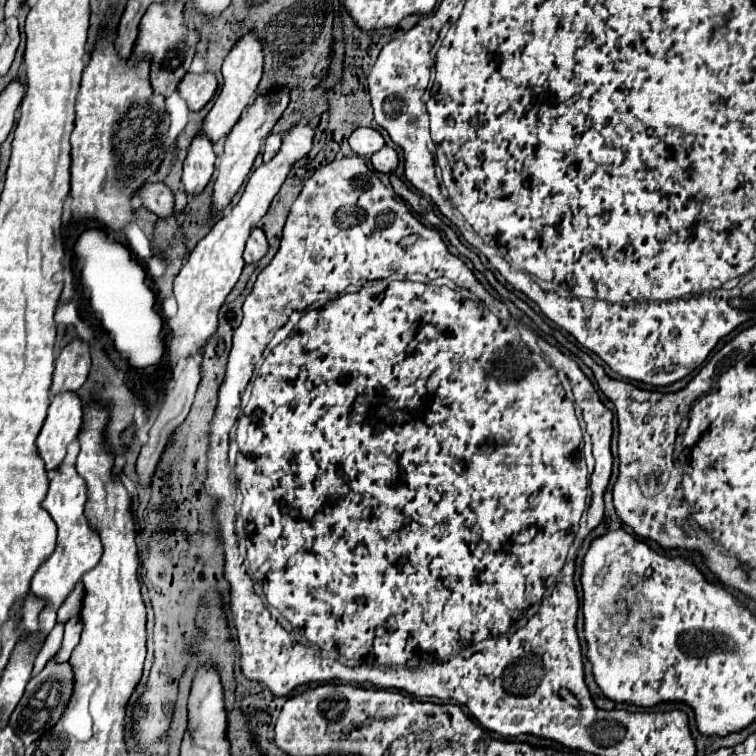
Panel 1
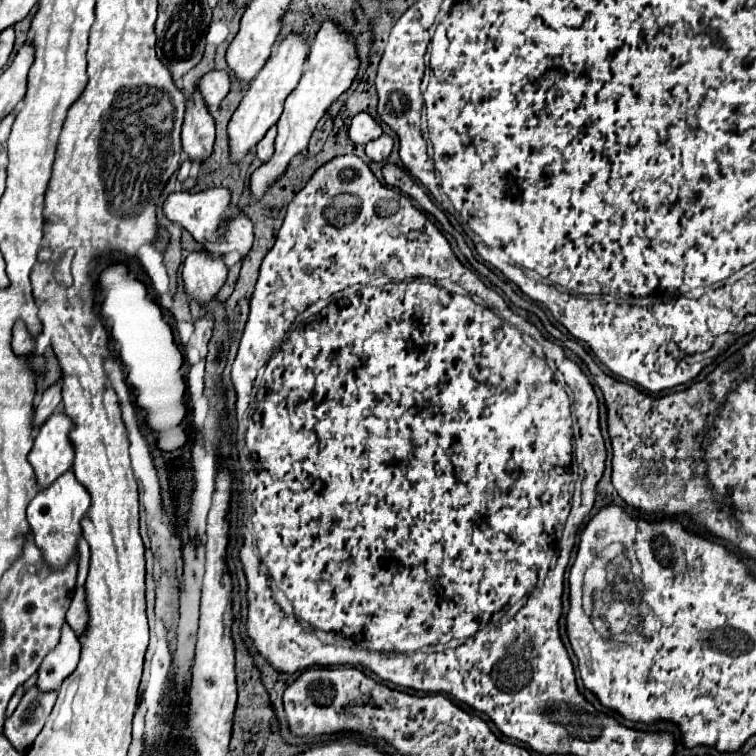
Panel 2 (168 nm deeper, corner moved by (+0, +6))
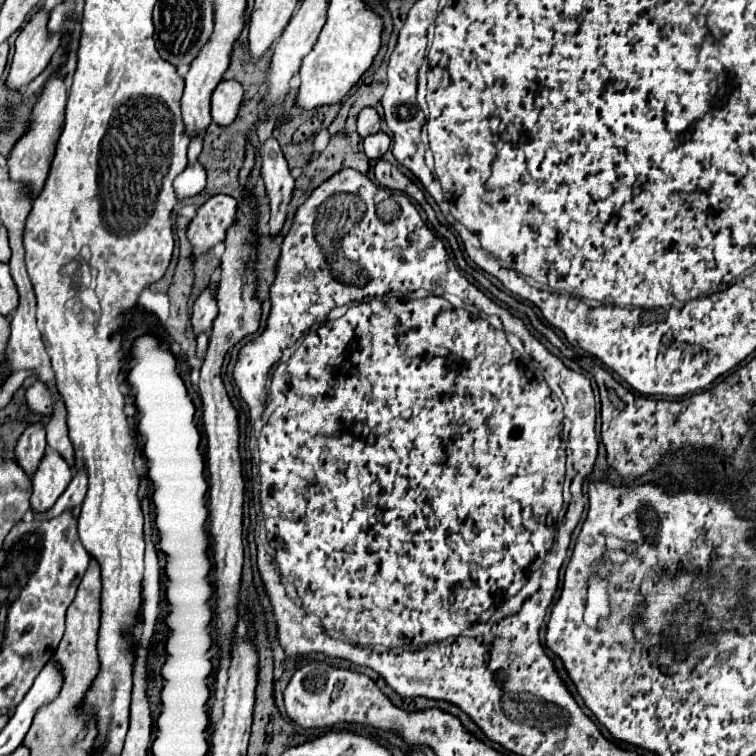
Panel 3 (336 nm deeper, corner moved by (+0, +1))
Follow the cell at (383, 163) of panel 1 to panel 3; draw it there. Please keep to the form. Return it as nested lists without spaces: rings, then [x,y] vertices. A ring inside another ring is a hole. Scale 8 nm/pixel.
[[[382,131],[364,139],[364,151],[370,159],[382,159],[382,155],[388,151],[388,147],[390,147],[390,137]]]

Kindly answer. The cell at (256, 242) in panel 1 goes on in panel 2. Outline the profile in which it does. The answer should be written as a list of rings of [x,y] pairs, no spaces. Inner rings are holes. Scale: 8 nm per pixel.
[[[212,188],[204,192],[174,192],[166,198],[164,202],[164,214],[172,220],[178,222],[184,230],[188,230],[196,242],[200,242],[210,254],[228,254],[228,252],[240,252],[242,256],[248,254],[248,250],[254,244],[254,232],[252,232],[252,222],[250,218],[236,208],[226,208],[222,210],[222,204],[230,204],[232,196],[226,188]],[[228,220],[228,228],[220,232],[222,224]]]

